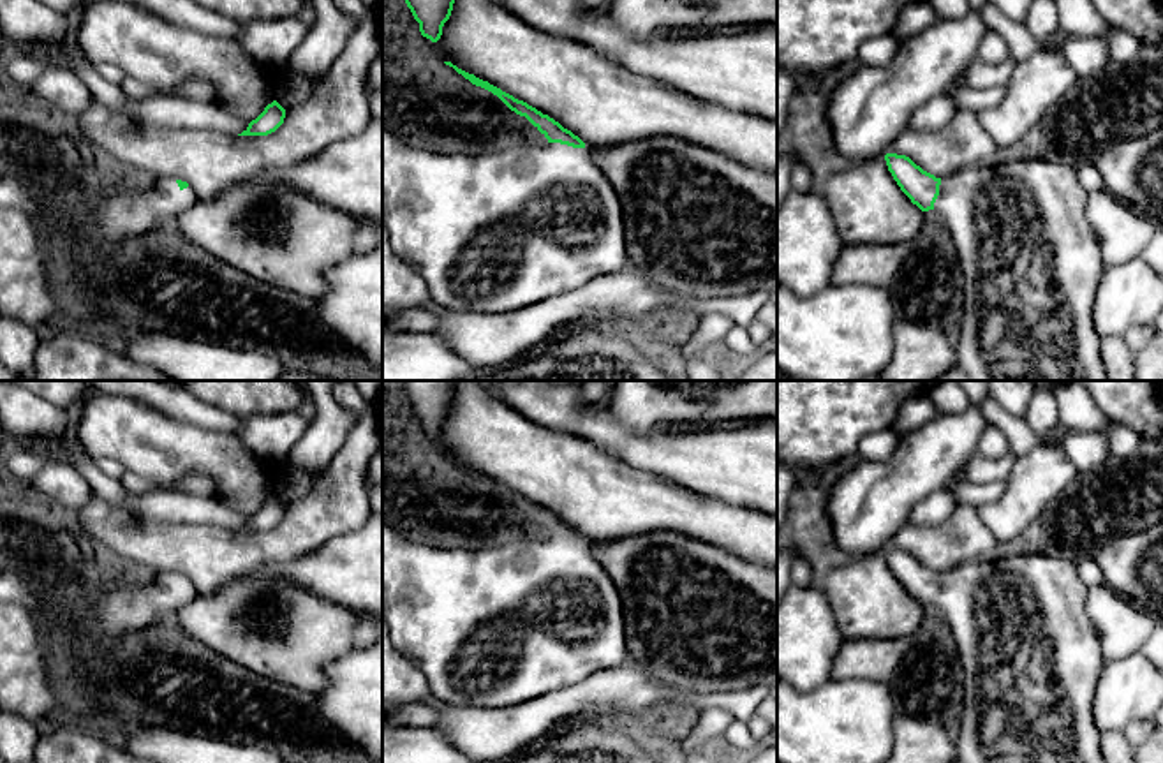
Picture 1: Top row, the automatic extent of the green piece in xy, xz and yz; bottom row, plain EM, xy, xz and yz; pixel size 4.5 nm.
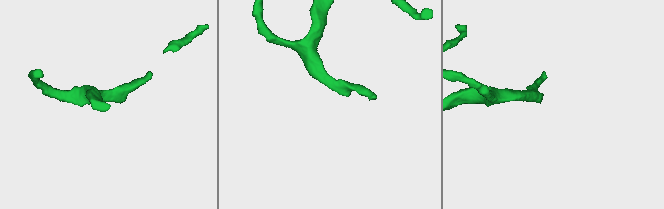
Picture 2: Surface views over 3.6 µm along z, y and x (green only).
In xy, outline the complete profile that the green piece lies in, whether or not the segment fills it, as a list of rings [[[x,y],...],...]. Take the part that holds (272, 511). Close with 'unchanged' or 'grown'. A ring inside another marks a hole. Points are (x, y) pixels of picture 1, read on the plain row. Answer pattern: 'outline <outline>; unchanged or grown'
outline [[[273,495],[238,530],[268,530],[268,529],[275,527],[284,518],[284,513],[285,513],[285,504],[277,495]]]; unchanged

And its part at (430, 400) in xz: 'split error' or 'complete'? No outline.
complete

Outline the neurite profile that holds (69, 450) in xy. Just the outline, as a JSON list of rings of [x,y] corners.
[[[74,433],[67,435],[62,444],[46,444],[46,442],[30,442],[25,449],[33,451],[42,460],[67,460],[72,462],[78,456],[83,456],[85,451]]]

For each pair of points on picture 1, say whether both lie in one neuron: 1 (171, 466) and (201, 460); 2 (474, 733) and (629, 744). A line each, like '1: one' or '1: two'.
1: one
2: two

